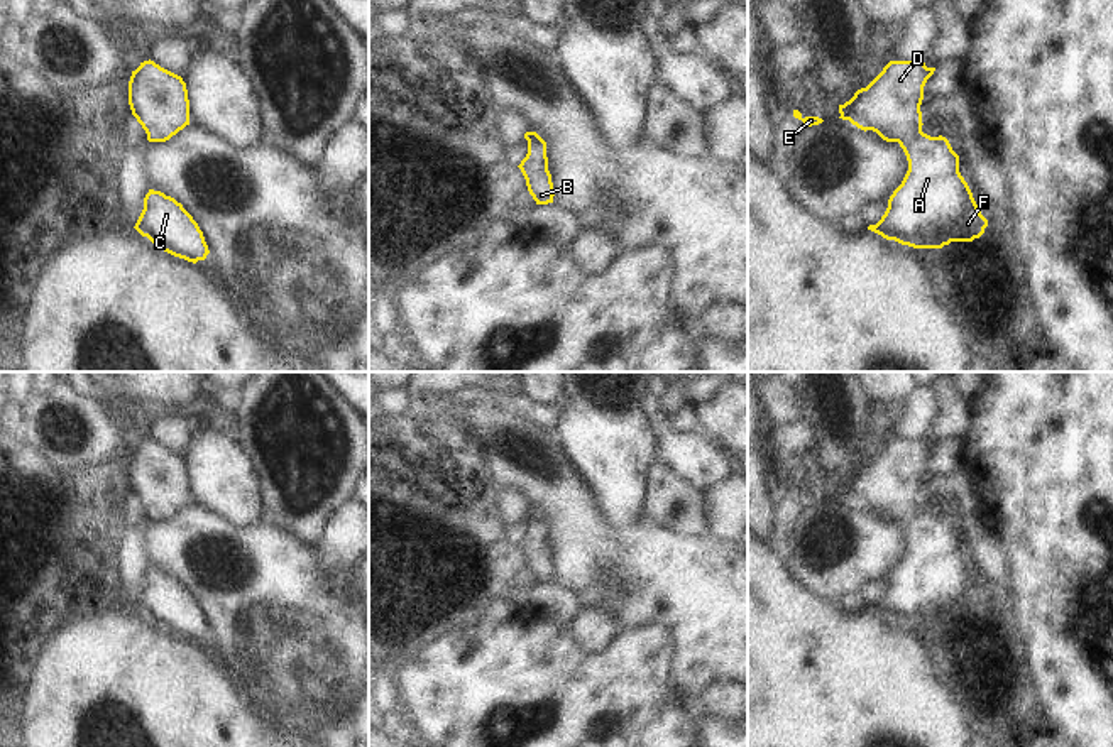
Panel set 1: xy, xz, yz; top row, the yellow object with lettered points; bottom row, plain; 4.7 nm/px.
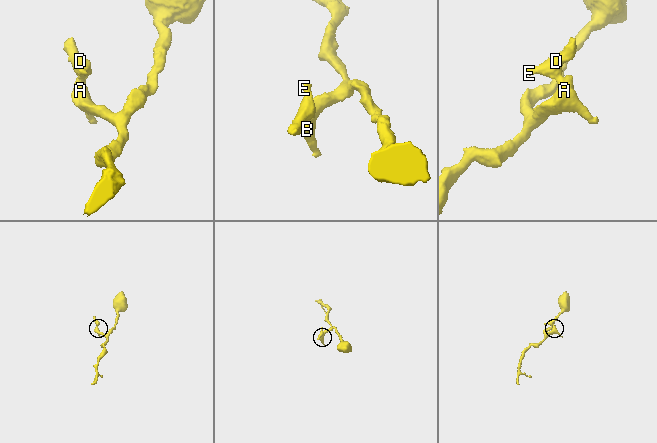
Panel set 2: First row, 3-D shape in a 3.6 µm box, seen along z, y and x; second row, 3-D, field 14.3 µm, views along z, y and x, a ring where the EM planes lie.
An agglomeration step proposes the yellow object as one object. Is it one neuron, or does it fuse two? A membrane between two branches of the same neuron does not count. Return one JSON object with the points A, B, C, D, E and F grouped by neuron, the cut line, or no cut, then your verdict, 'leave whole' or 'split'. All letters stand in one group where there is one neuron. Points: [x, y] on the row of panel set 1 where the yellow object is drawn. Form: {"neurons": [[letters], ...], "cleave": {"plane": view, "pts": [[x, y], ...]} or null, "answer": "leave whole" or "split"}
{"neurons": [["A", "B", "C", "D", "E", "F"]], "cleave": null, "answer": "leave whole"}

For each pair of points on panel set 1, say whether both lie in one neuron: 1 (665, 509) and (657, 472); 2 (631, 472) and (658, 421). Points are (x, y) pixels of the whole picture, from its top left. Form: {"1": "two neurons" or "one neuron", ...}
{"1": "one neuron", "2": "two neurons"}

